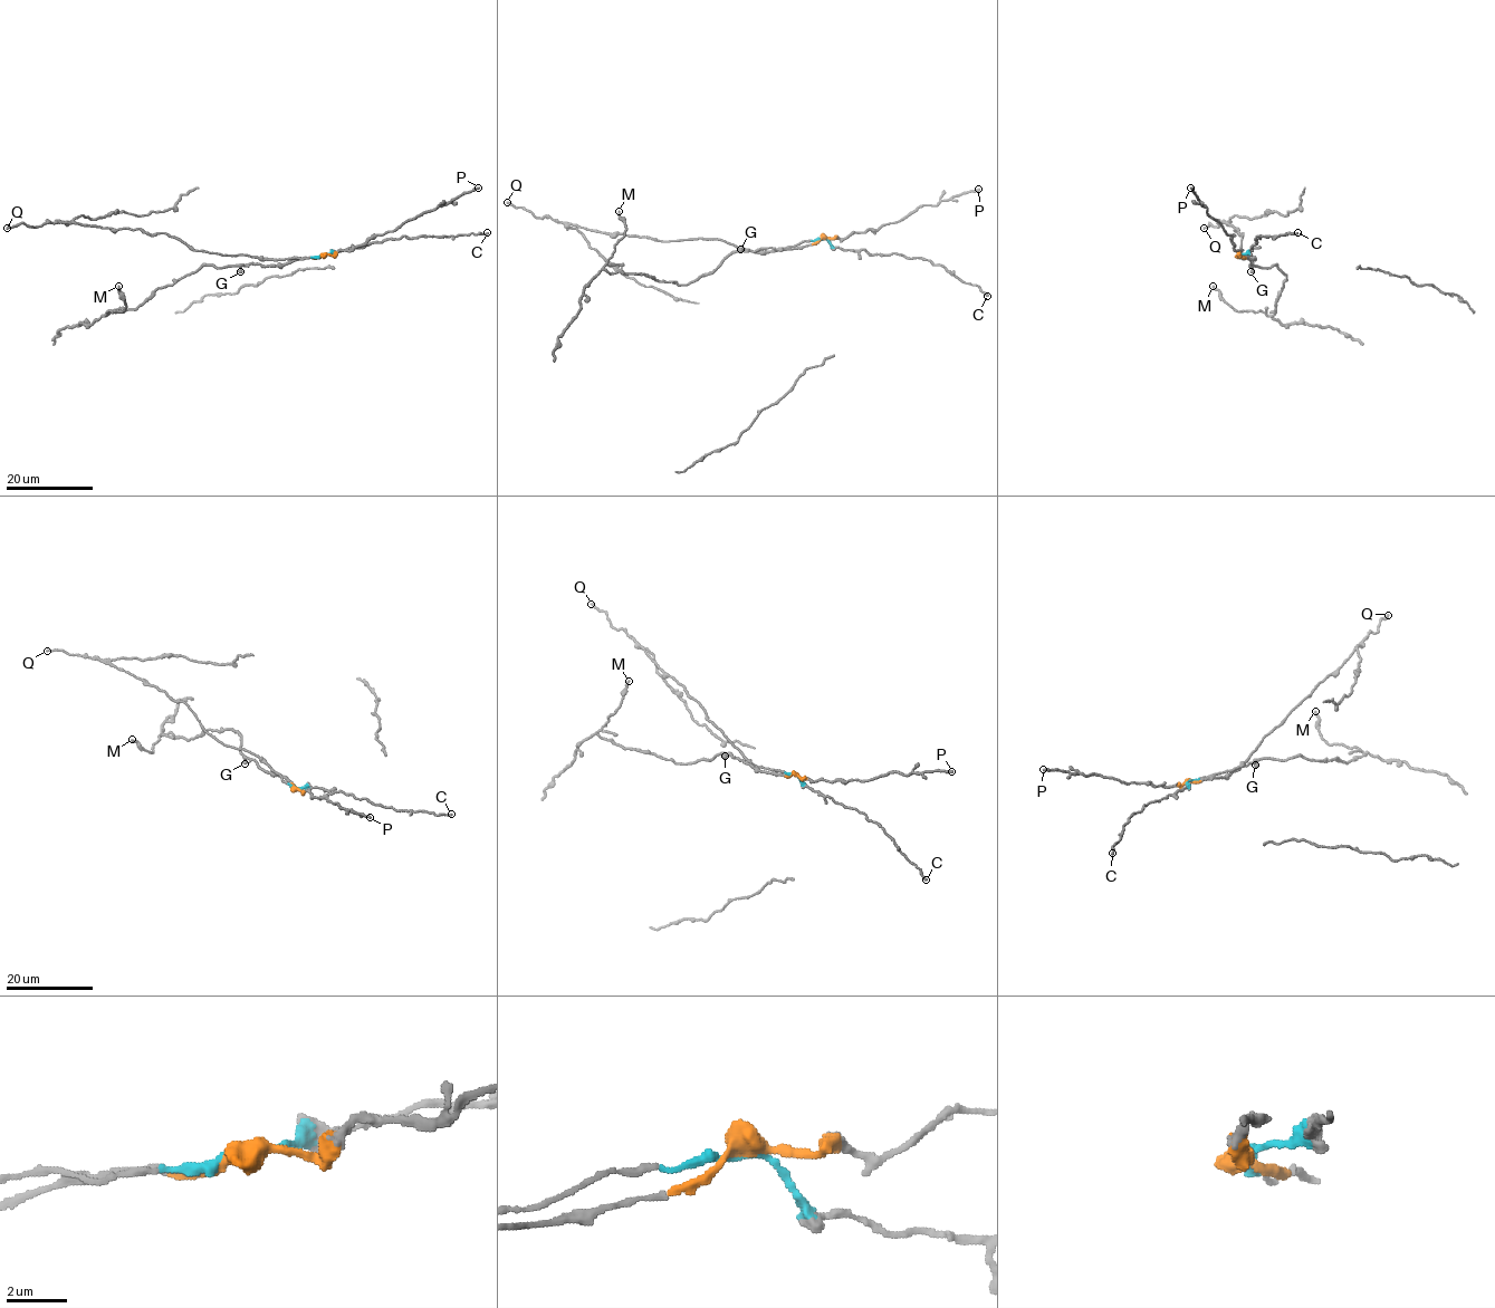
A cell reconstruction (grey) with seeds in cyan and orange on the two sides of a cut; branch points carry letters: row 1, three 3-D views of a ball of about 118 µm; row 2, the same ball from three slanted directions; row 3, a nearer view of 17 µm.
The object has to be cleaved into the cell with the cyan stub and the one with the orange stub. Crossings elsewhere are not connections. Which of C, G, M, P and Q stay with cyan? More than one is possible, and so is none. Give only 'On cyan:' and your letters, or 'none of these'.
On cyan: C, Q

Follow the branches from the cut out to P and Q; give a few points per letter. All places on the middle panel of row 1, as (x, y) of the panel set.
P: (823, 239), (845, 239), (853, 232), (877, 230), (898, 222), (923, 204), (937, 204), (979, 189)
Q: (823, 239), (759, 251), (738, 248), (717, 239), (657, 241), (586, 230), (549, 217), (535, 217), (507, 202)

